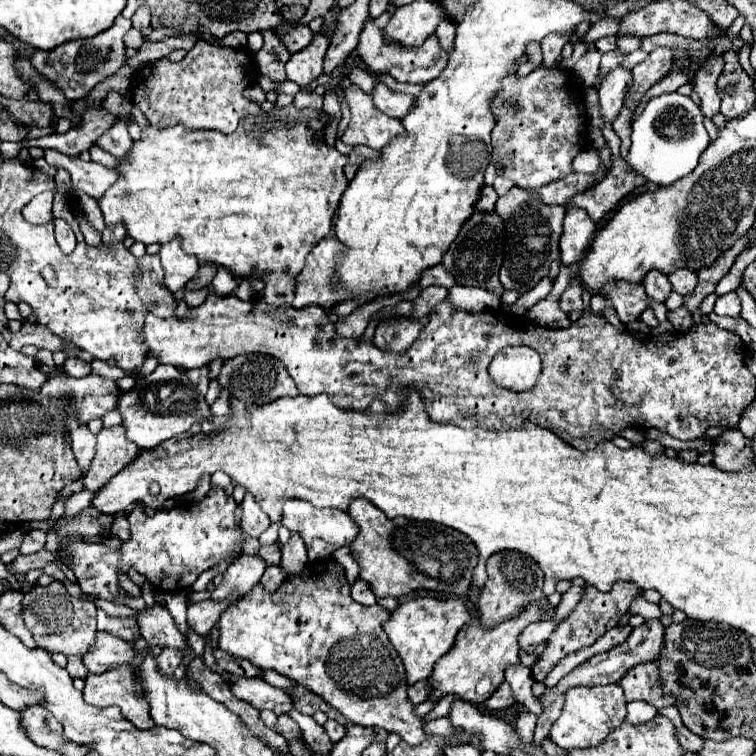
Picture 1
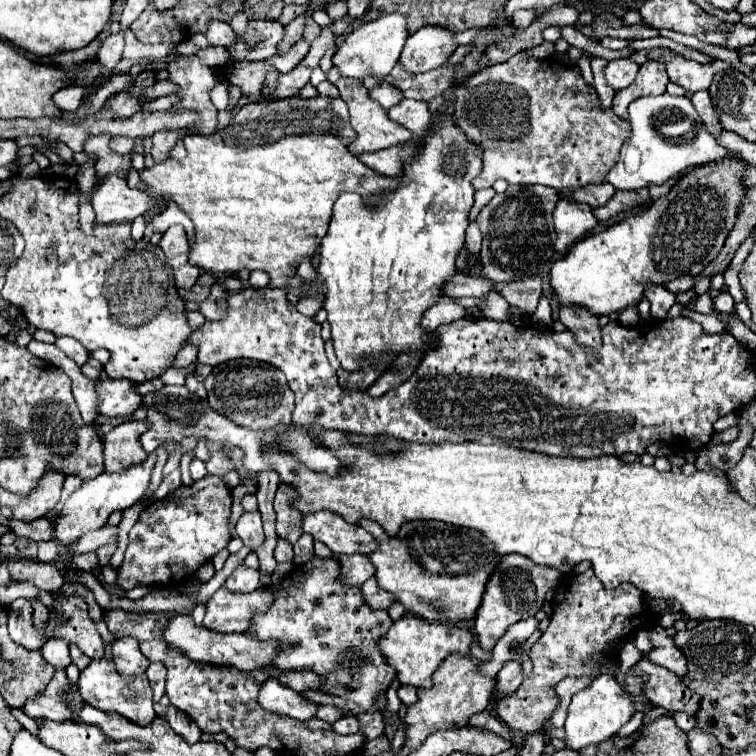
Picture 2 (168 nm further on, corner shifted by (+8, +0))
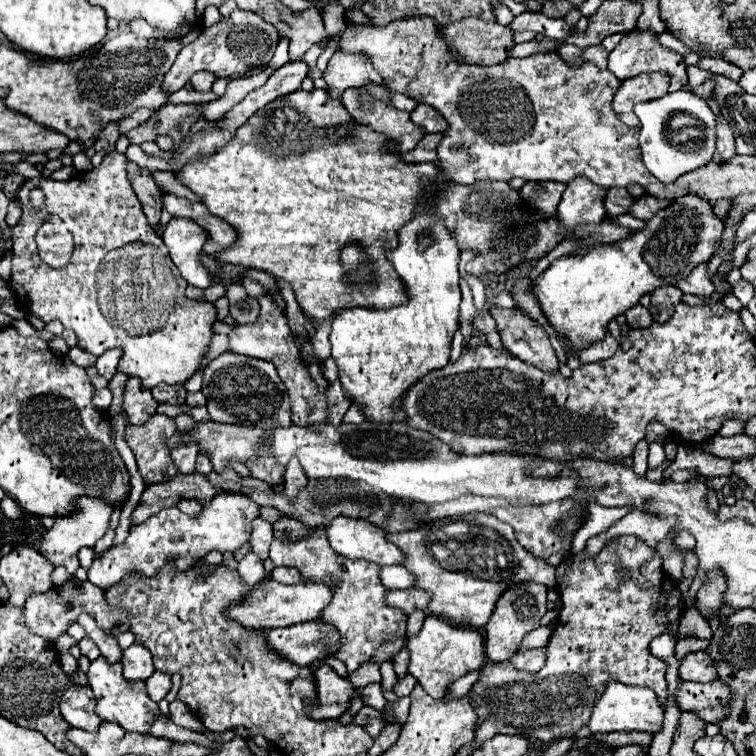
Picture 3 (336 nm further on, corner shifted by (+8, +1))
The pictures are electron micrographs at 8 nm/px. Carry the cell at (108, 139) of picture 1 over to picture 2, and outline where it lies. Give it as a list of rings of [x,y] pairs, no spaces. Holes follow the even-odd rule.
[[[116,135],[116,137],[112,137],[112,141],[110,141],[110,149],[112,149],[112,151],[116,151],[116,153],[126,155],[126,153],[130,153],[130,151],[134,149],[134,139]]]

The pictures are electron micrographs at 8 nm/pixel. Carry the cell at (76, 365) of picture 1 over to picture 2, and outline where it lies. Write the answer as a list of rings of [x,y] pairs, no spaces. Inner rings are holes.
[[[90,357],[88,363],[82,367],[82,373],[84,373],[86,377],[90,377],[90,379],[98,379],[98,377],[100,377],[100,371],[102,371],[102,365],[100,365],[94,357]]]

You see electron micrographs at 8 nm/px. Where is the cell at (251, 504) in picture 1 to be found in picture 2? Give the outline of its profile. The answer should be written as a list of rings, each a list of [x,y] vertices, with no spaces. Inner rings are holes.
[[[242,513],[242,517],[236,523],[236,535],[244,541],[244,545],[250,551],[260,549],[260,545],[264,543],[264,531],[262,531],[262,519],[260,513]]]

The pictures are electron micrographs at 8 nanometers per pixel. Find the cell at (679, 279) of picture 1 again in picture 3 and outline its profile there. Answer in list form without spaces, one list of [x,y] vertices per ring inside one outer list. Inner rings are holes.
[[[706,264],[696,266],[684,280],[678,282],[678,288],[684,294],[698,294],[698,296],[710,296],[714,292],[712,278],[706,274]]]

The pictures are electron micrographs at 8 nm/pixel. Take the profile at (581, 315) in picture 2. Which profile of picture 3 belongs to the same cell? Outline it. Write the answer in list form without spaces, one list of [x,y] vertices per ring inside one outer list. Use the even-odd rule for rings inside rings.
[[[606,334],[602,340],[592,342],[592,344],[588,344],[586,348],[582,348],[582,350],[578,352],[578,356],[580,356],[580,360],[582,360],[584,364],[588,364],[588,362],[598,362],[598,360],[610,358],[610,356],[616,352],[616,348],[618,348],[616,338],[614,338],[612,334]]]

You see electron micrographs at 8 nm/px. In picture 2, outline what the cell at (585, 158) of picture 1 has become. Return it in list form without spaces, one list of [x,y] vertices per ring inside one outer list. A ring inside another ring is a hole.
[[[662,93],[658,97],[642,97],[630,103],[628,113],[628,121],[634,127],[632,137],[622,147],[620,161],[608,173],[608,181],[616,189],[640,189],[646,185],[662,185],[670,177],[678,175],[682,169],[704,165],[724,157],[740,157],[736,151],[730,151],[716,143],[716,139],[702,125],[702,119],[698,117],[692,101],[686,95],[672,97]]]

